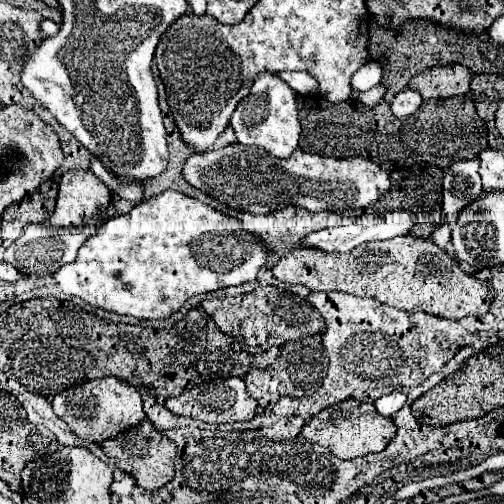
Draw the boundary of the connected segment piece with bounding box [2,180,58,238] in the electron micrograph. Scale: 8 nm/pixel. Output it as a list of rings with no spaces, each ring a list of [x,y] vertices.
[[[54,180],[42,182],[32,194],[24,196],[20,202],[10,204],[2,214],[2,236],[18,238],[26,224],[44,222],[54,212],[58,196],[58,184]]]

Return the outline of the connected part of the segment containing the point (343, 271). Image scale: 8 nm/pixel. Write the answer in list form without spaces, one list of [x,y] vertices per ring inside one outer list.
[[[396,236],[384,242],[362,244],[348,254],[326,254],[316,248],[292,248],[288,256],[274,264],[280,282],[302,284],[310,290],[340,290],[354,296],[370,296],[382,304],[404,312],[426,312],[442,318],[464,318],[486,314],[492,302],[488,284],[460,270],[454,258],[430,240]]]

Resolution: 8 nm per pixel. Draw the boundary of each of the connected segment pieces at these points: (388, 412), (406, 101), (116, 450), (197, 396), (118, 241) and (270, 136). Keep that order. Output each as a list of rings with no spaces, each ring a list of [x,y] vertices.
[[[394,392],[394,394],[388,394],[388,396],[382,396],[374,402],[376,410],[388,418],[392,418],[402,406],[406,404],[406,394],[402,392]]]
[[[402,90],[394,100],[392,100],[392,112],[398,116],[398,118],[406,118],[410,114],[414,114],[422,104],[422,98],[416,90]]]
[[[146,420],[144,424],[130,428],[128,432],[122,432],[118,438],[106,440],[102,444],[104,454],[110,458],[110,462],[120,468],[122,472],[130,474],[138,486],[144,490],[154,490],[166,484],[174,478],[174,458],[176,458],[176,444],[168,438],[164,438],[152,424]]]
[[[242,378],[208,380],[204,384],[194,386],[192,390],[182,392],[176,398],[168,398],[166,406],[176,416],[190,416],[190,418],[196,418],[196,420],[202,420],[202,422],[208,422],[208,424],[246,422],[246,420],[252,420],[256,416],[256,408],[258,408],[256,400],[252,400],[252,396],[248,396]]]
[[[168,190],[136,204],[130,212],[108,220],[108,224],[80,248],[76,262],[60,268],[54,278],[64,294],[92,300],[94,308],[142,320],[168,320],[192,296],[252,282],[270,254],[272,252],[256,234],[242,230],[240,220],[230,218],[196,198]]]
[[[260,72],[254,78],[248,96],[240,100],[230,120],[238,142],[244,146],[258,146],[276,158],[288,158],[298,148],[298,138],[300,138],[296,98],[298,98],[298,92],[290,88],[278,74]]]

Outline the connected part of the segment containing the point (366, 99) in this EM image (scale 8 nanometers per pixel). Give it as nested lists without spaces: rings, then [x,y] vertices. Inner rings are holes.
[[[378,84],[378,86],[374,86],[372,90],[360,92],[358,100],[360,100],[362,104],[366,104],[366,106],[376,106],[376,104],[380,104],[380,102],[382,102],[382,96],[384,96],[384,86],[382,86],[382,84]]]

